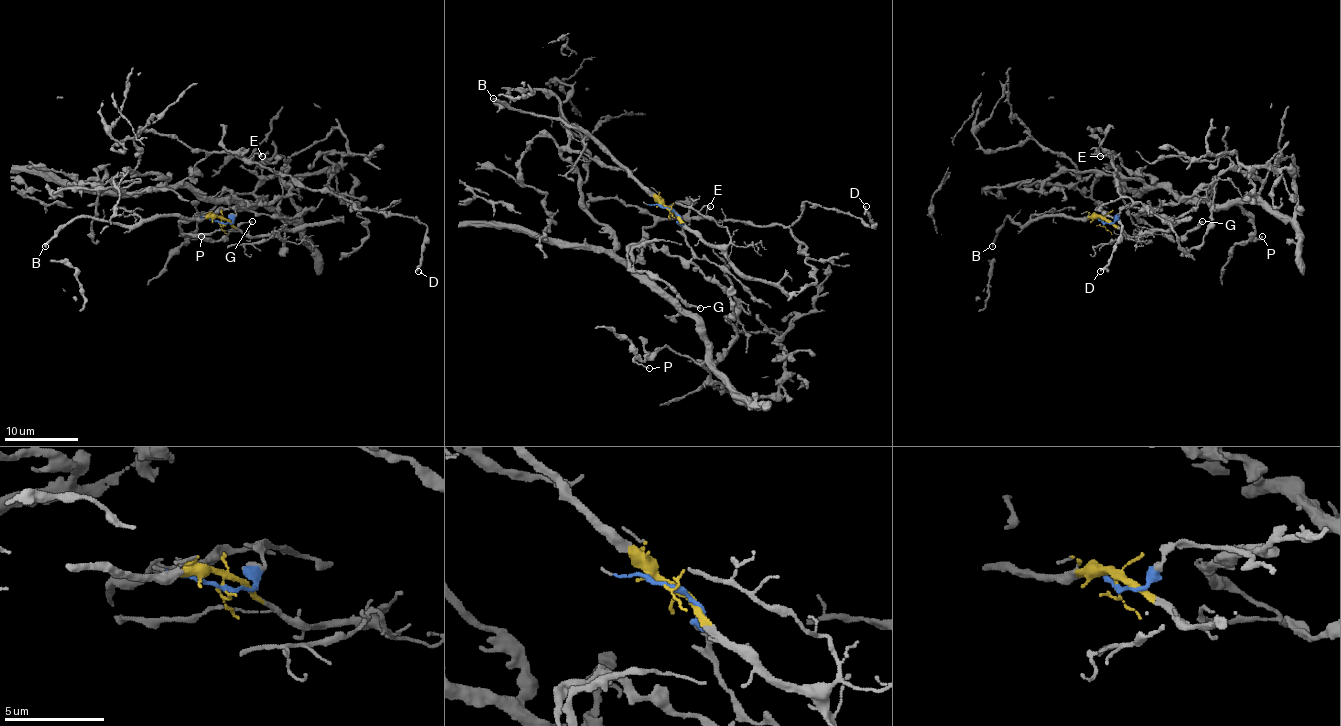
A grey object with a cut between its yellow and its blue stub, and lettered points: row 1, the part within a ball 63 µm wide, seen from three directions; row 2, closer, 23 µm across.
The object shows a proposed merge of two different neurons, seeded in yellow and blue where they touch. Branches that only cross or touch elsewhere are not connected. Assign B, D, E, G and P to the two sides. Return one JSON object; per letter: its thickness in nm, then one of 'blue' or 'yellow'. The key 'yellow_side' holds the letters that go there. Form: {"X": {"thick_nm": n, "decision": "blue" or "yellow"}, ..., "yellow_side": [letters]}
{"B": {"thick_nm": 280, "decision": "yellow"}, "D": {"thick_nm": 150, "decision": "blue"}, "E": {"thick_nm": 190, "decision": "blue"}, "G": {"thick_nm": 170, "decision": "blue"}, "P": {"thick_nm": 130, "decision": "blue"}, "yellow_side": ["B"]}

